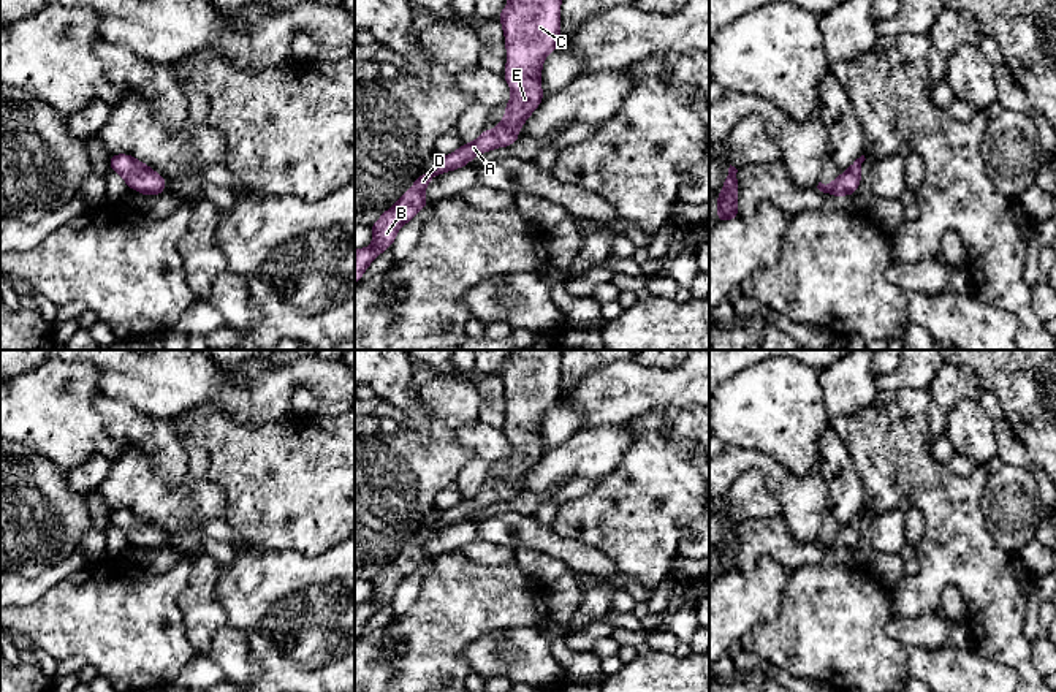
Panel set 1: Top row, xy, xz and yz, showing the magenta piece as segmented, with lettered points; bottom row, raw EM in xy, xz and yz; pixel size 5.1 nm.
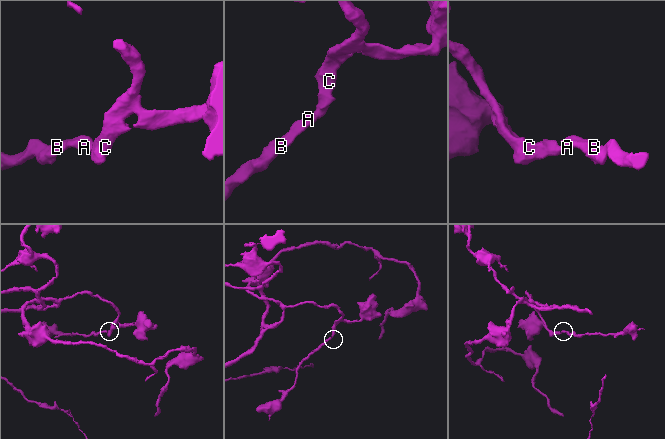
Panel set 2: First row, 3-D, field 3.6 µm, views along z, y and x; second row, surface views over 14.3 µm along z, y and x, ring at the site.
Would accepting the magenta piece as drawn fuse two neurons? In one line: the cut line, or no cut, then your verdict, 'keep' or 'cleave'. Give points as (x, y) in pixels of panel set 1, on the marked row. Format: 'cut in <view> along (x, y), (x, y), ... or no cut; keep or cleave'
no cut; keep

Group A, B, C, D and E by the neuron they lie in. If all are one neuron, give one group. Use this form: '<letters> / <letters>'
A B C D E

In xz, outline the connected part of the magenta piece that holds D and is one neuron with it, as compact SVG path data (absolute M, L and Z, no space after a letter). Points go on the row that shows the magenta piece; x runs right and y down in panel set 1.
M508 0L497 17L503 27L507 46L503 78L511 89L511 100L505 105L505 119L494 130L483 130L477 141L462 143L456 152L442 155L434 173L421 173L399 201L370 225L374 242L355 250L355 285L359 283L367 266L393 245L399 228L429 204L423 192L435 176L469 165L478 154L518 141L519 128L545 98L543 60L551 51L560 48L560 2Z

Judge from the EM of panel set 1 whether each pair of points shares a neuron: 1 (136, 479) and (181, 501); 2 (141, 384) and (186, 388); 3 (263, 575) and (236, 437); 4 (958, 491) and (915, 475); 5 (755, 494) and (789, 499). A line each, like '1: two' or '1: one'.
1: one
2: one
3: two
4: one
5: two

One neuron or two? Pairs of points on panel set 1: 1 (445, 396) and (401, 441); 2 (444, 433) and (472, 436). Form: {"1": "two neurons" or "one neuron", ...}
{"1": "one neuron", "2": "two neurons"}

